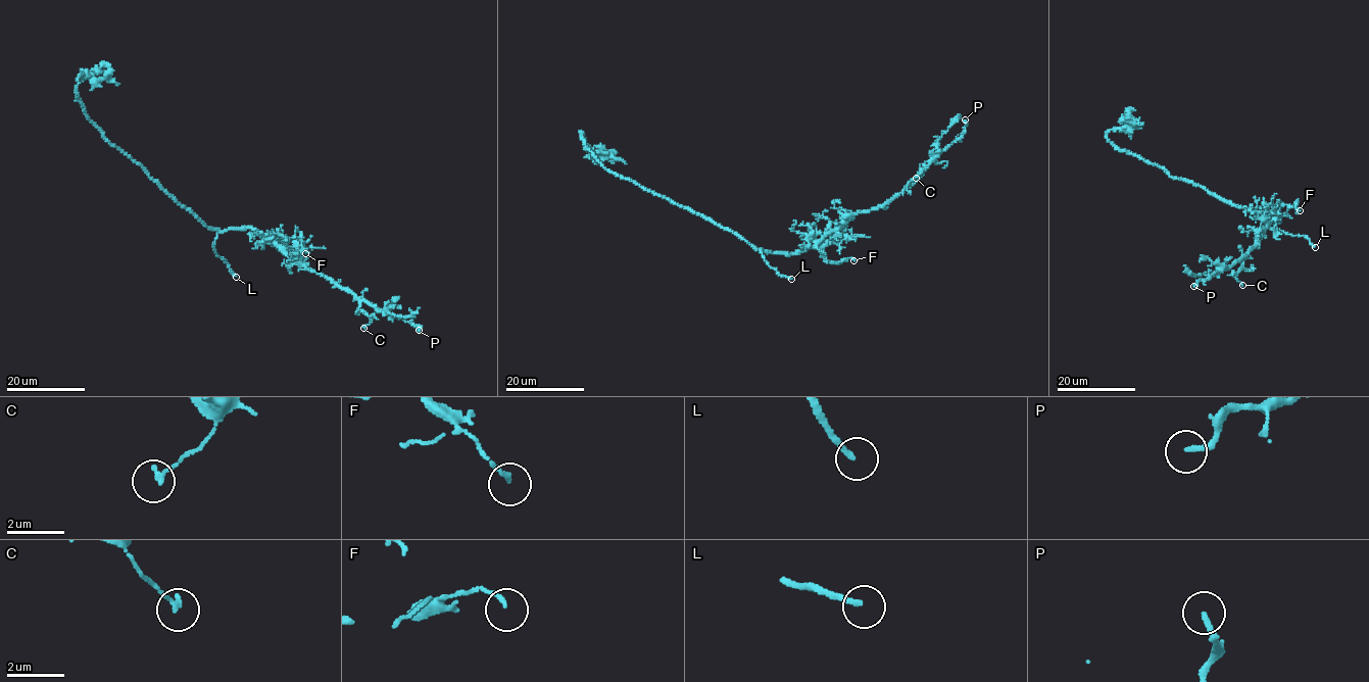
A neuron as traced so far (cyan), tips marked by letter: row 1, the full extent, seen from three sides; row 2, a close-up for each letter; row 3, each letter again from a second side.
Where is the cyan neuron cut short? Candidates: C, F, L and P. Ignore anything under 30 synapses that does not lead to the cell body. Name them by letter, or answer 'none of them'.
L

